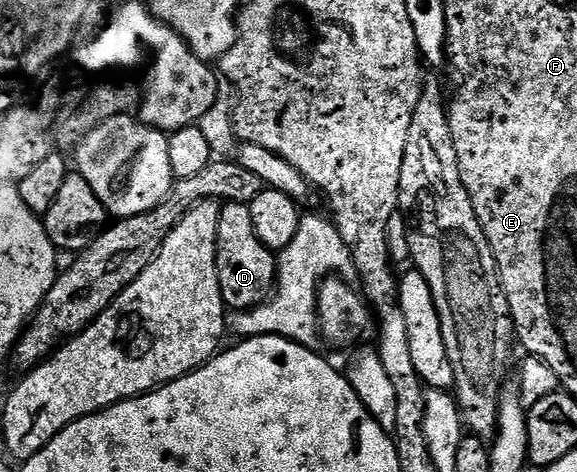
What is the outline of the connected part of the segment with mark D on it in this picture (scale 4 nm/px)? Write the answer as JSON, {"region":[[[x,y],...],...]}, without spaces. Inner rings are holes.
{"region":[[[228,204],[219,217],[218,272],[224,304],[236,312],[249,312],[272,298],[278,286],[278,258],[256,234],[254,214],[249,207]]]}

